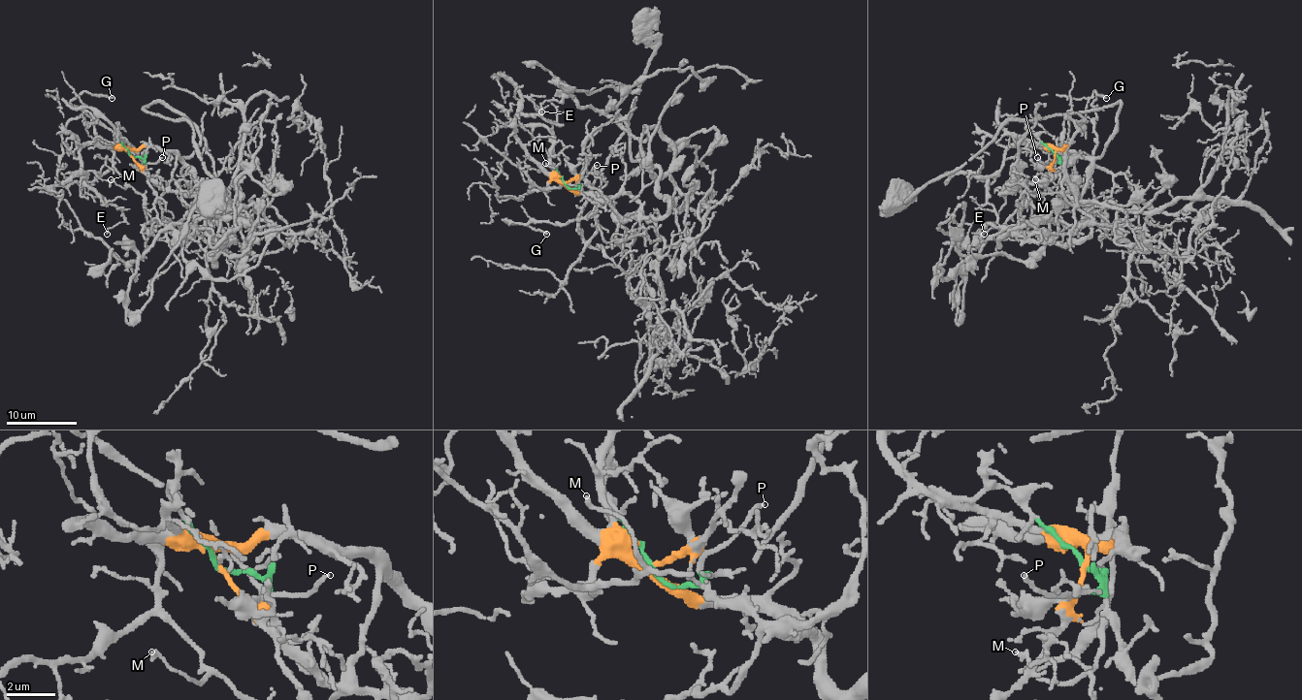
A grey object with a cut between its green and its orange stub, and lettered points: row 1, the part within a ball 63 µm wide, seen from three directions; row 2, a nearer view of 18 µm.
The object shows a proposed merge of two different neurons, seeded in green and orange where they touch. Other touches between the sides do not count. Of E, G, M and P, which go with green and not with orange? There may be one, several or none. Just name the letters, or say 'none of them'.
G, P

